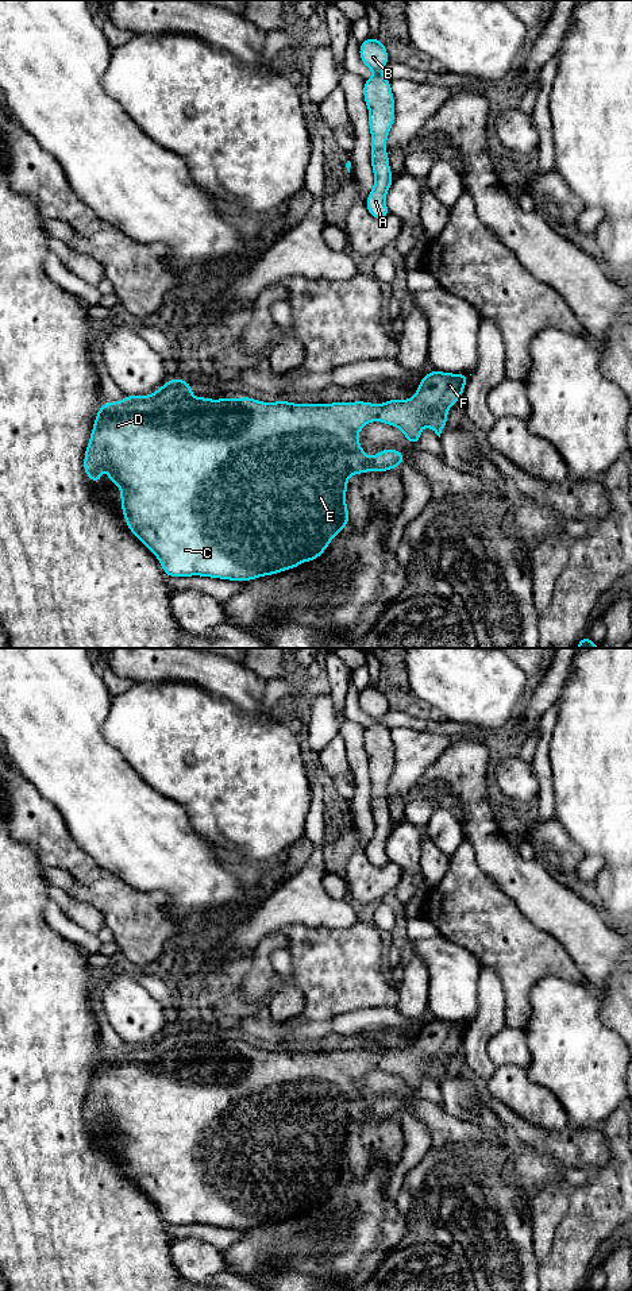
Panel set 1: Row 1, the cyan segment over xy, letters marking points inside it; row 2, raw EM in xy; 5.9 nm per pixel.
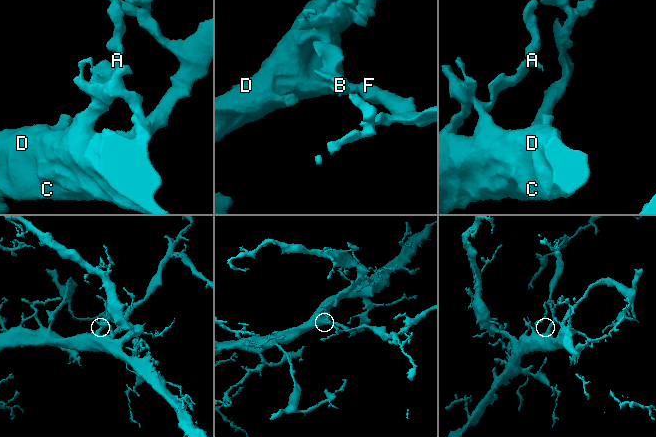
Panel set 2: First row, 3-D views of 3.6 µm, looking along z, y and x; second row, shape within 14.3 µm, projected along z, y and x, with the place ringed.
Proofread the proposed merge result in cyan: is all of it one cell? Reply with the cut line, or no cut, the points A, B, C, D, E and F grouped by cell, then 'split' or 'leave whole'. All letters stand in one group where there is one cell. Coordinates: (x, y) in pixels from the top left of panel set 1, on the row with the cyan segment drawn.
cut none; groups A B C D E F; leave whole

